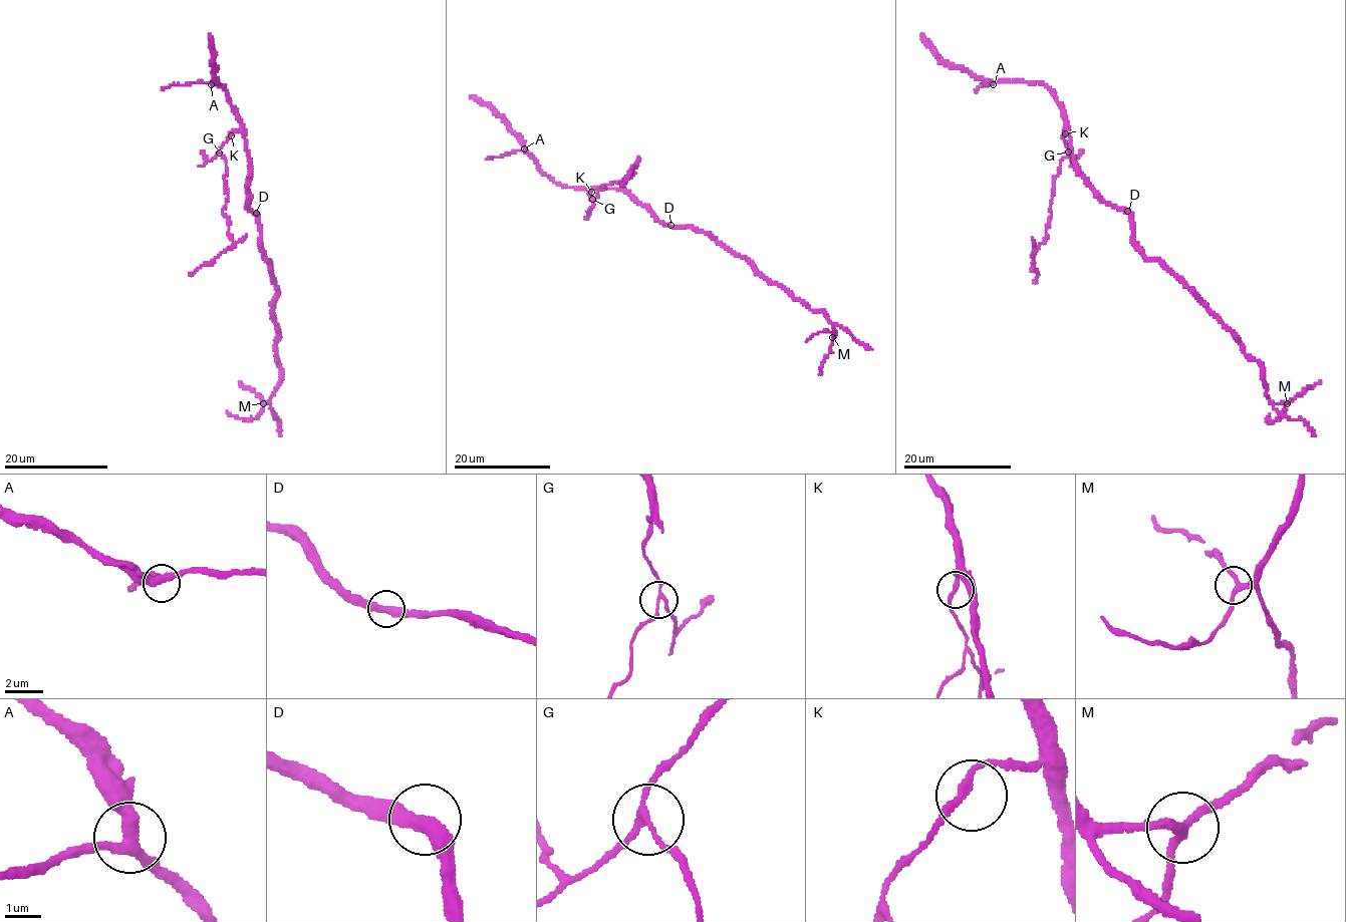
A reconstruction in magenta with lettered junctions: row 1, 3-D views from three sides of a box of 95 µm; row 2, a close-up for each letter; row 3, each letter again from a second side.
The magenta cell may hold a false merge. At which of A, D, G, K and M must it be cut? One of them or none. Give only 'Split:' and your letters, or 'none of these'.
Split: G

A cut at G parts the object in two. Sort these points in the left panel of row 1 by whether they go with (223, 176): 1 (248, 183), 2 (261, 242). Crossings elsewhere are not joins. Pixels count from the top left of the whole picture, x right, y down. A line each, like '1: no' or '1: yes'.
1: no
2: no

